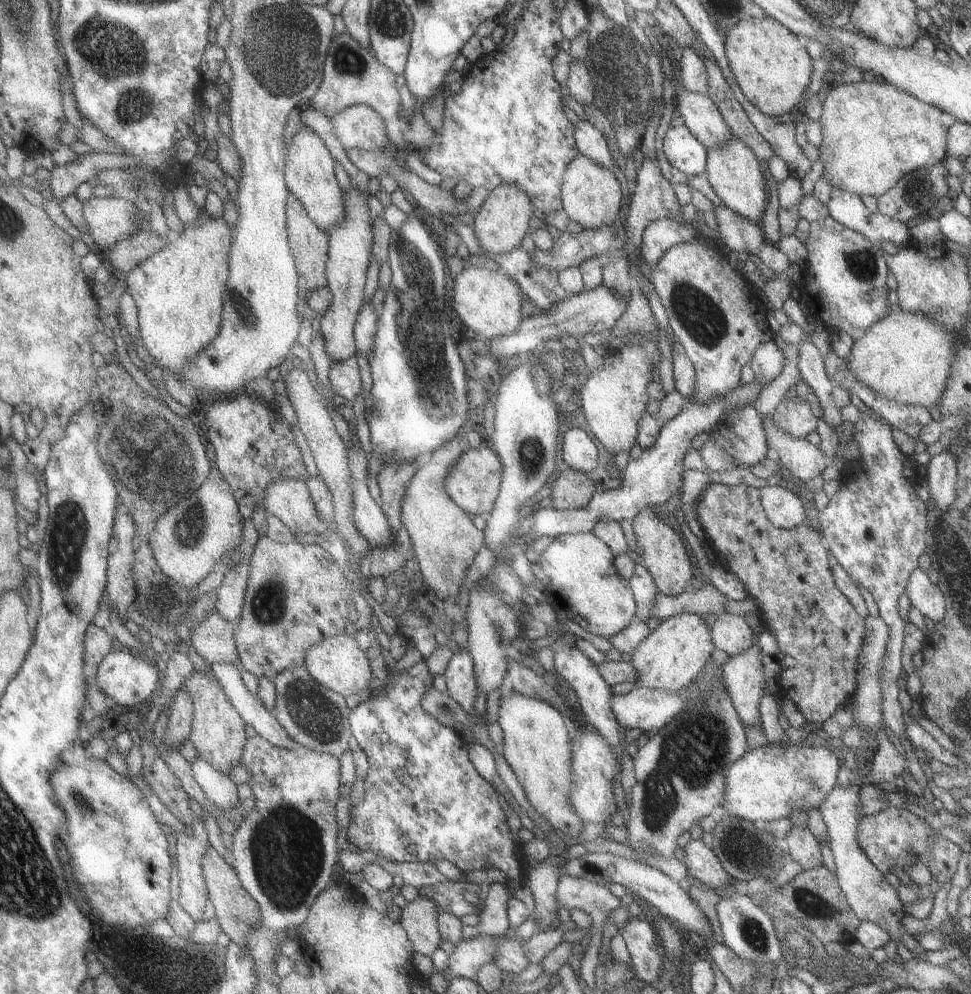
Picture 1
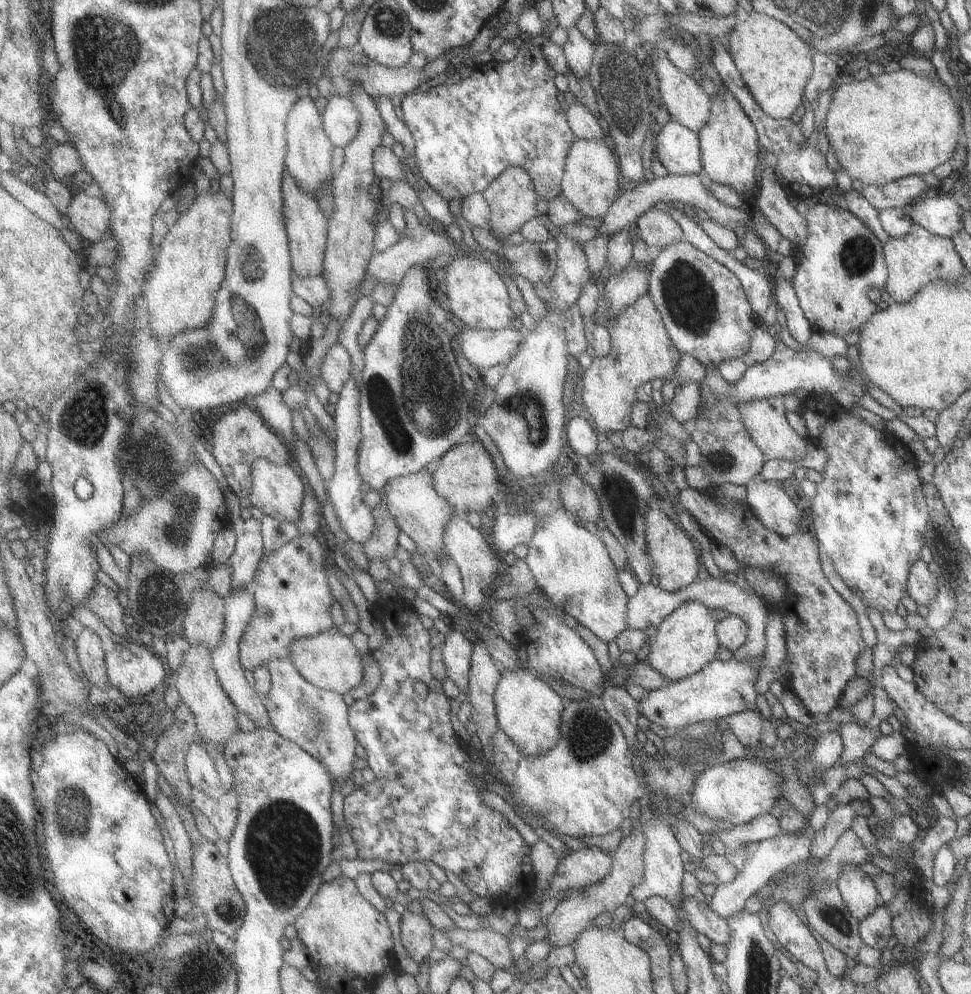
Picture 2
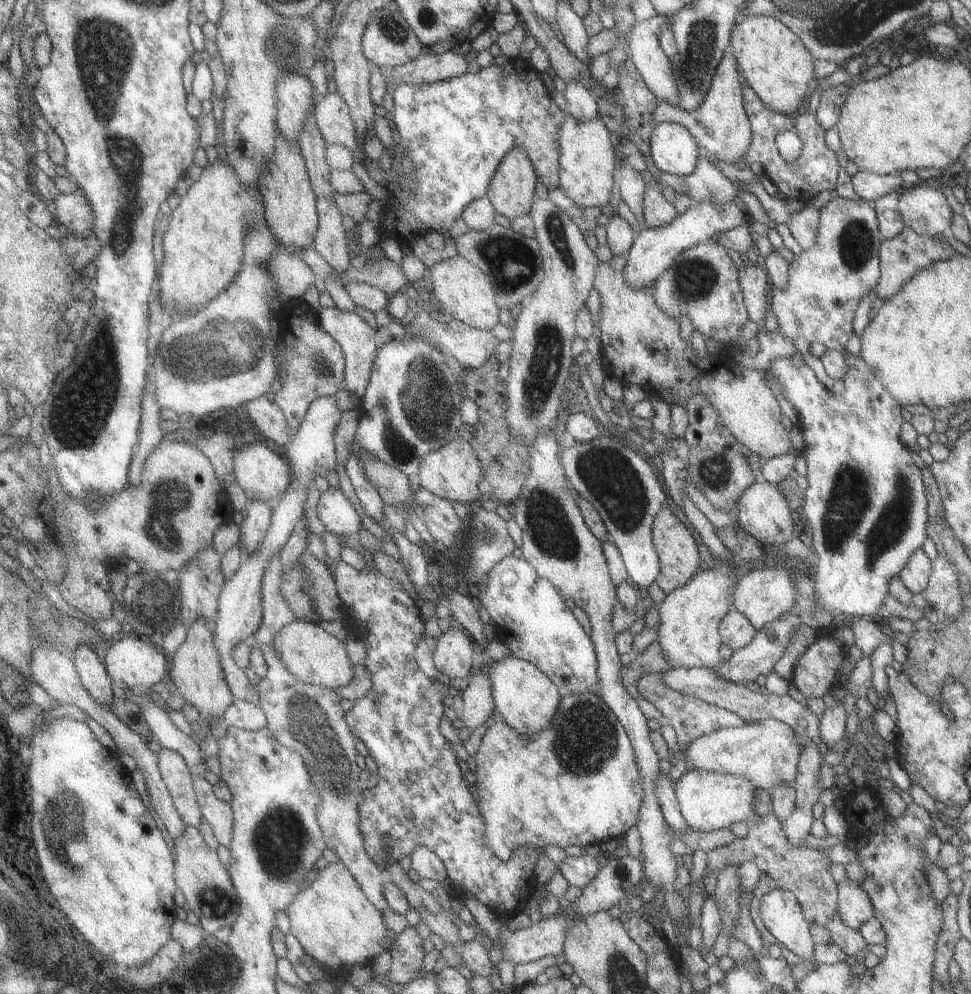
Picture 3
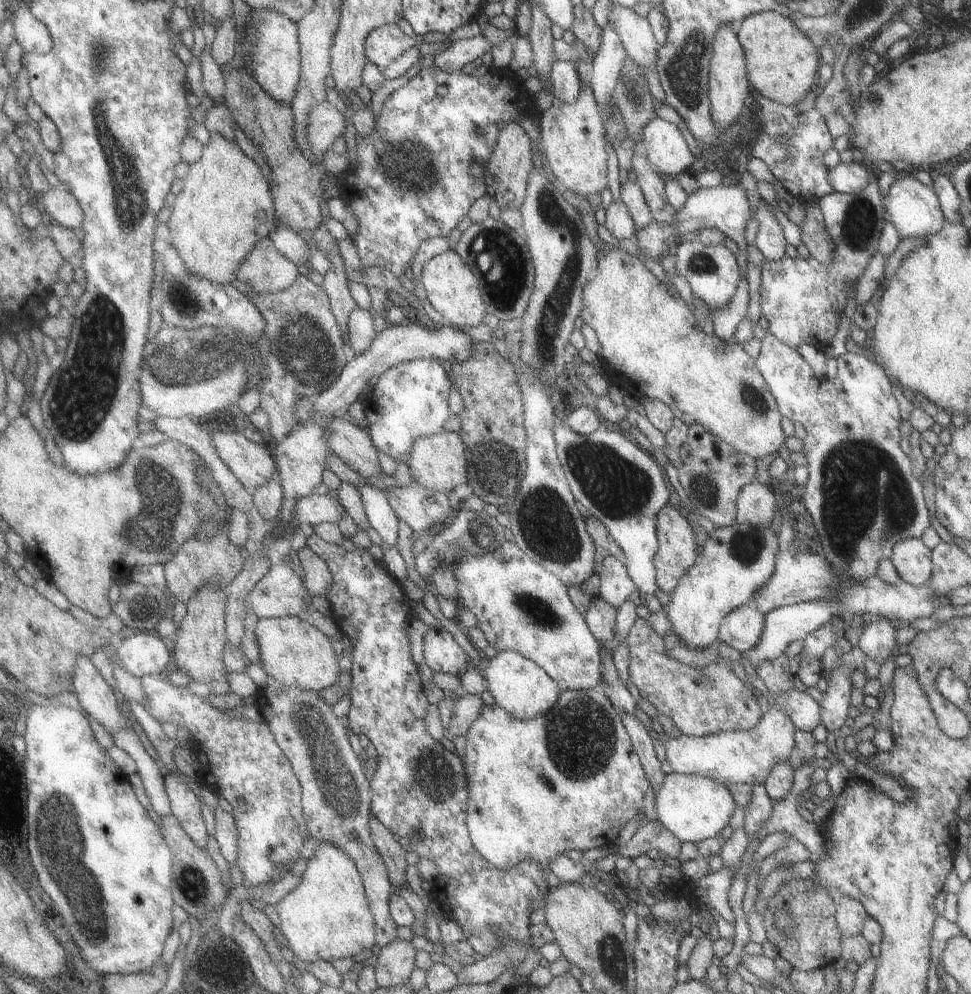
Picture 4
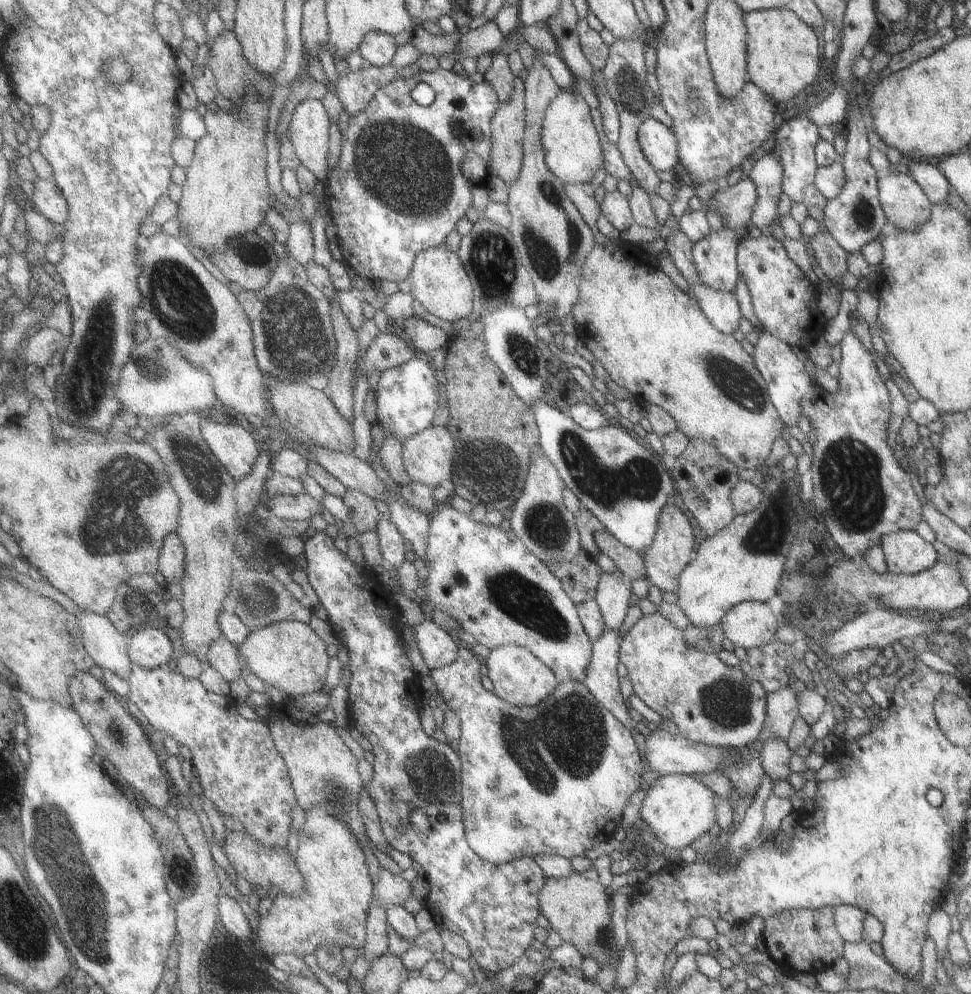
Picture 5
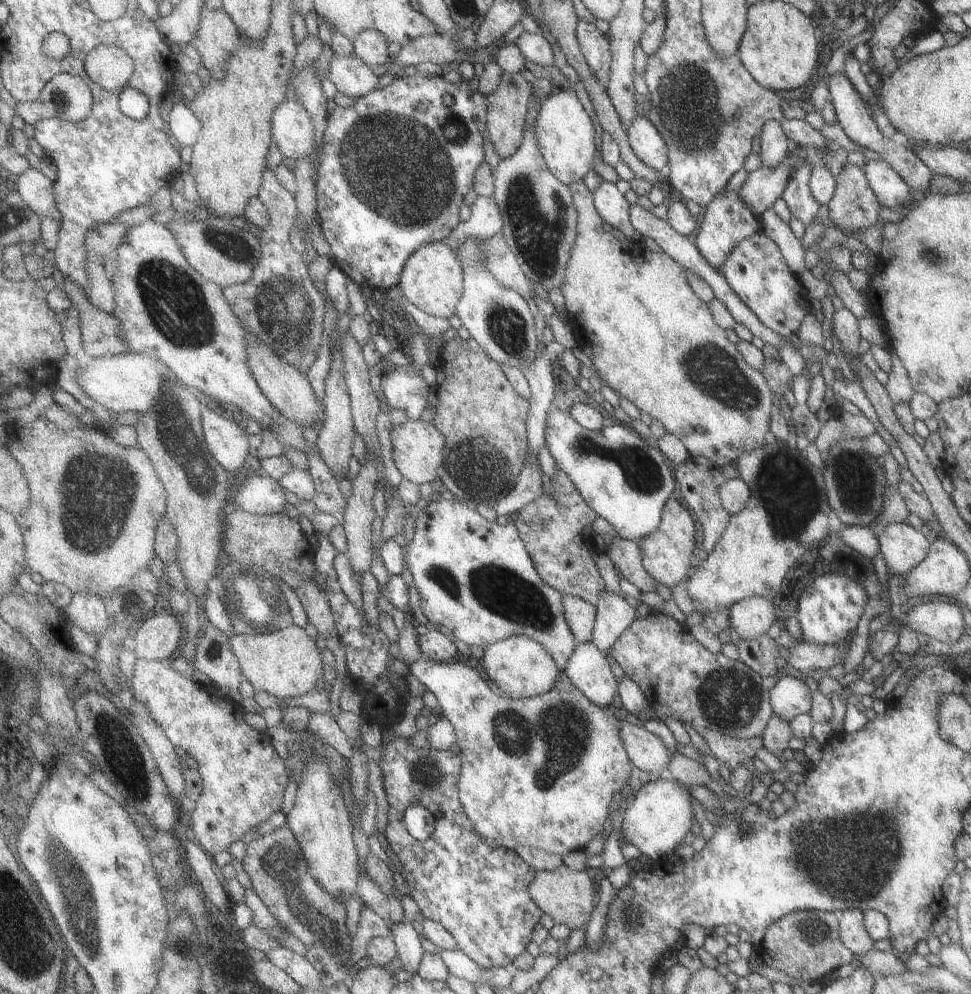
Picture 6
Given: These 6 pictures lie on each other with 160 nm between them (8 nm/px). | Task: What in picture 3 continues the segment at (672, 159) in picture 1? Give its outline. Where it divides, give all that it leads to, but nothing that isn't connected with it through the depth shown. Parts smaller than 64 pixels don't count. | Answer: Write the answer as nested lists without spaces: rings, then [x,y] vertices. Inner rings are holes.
[[[676,122],[656,123],[650,132],[649,158],[660,172],[687,176],[693,172],[699,152],[691,133]]]

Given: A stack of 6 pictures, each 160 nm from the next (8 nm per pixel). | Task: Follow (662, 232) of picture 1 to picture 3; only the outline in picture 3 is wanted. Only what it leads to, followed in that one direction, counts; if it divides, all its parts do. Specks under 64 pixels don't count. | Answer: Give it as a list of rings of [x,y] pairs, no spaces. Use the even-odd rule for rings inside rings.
[[[659,186],[644,187],[642,194],[642,222],[641,228],[662,227],[675,218],[673,205],[663,197],[664,189]]]

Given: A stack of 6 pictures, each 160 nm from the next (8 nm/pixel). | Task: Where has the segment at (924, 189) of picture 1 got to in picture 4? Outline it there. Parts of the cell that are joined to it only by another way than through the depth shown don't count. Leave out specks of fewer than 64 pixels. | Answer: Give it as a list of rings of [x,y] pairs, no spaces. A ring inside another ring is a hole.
[[[856,160],[852,163],[841,163],[827,170],[827,182],[832,191],[837,193],[857,192],[867,184],[867,174],[862,164]]]

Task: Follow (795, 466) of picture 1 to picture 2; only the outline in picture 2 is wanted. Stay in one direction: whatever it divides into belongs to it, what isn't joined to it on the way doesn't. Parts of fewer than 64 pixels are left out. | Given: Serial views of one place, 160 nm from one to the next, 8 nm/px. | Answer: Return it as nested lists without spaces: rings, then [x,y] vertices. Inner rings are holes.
[[[775,395],[774,397],[750,400],[749,402],[738,404],[736,407],[747,436],[761,451],[765,461],[769,459],[783,459],[797,463],[807,452],[807,440],[801,439],[787,423],[782,403],[783,396]]]

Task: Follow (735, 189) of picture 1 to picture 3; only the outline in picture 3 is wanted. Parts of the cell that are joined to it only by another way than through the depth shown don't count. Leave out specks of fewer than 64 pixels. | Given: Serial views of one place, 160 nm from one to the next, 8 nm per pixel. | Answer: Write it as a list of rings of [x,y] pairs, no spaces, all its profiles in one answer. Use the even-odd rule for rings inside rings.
[[[727,50],[714,68],[708,91],[696,109],[681,115],[676,106],[656,99],[655,108],[651,114],[652,121],[655,124],[671,121],[684,126],[695,139],[701,155],[715,166],[718,160],[736,163],[745,154],[751,142],[750,124],[742,105],[741,87],[735,59]]]

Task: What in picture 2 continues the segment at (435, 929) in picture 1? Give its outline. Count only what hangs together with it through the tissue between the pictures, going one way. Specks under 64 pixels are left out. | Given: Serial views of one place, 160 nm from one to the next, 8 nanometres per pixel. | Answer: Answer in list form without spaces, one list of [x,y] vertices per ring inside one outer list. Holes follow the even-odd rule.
[[[408,909],[401,915],[399,926],[402,946],[410,958],[420,965],[435,948],[433,945],[435,926],[424,912],[415,914]]]

